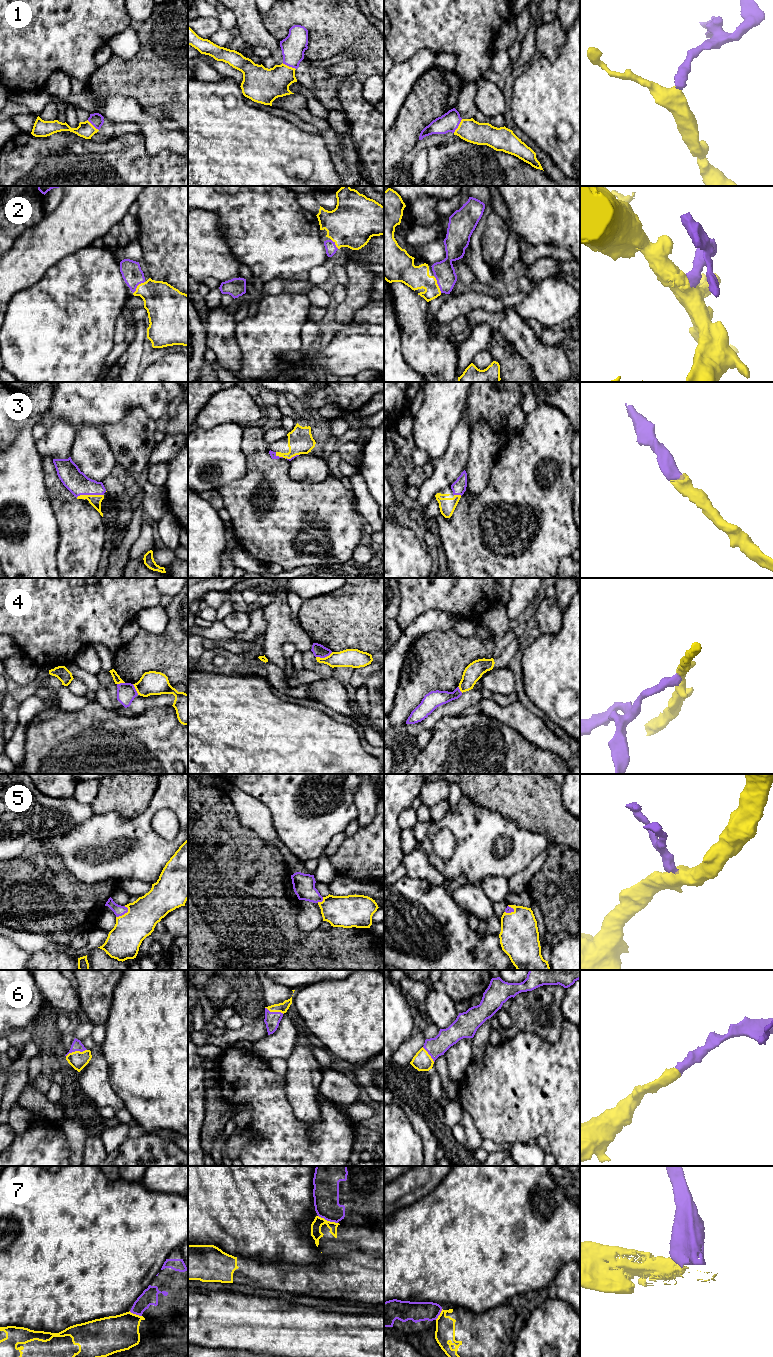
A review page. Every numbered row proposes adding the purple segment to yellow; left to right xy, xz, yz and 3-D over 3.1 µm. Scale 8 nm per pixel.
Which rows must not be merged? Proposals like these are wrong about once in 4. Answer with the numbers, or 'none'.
4, 7

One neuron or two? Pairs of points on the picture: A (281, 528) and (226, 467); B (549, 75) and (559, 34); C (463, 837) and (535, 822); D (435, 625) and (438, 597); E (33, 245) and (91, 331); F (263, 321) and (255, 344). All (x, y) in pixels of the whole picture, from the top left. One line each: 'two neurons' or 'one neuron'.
A: two neurons
B: two neurons
C: two neurons
D: two neurons
E: two neurons
F: one neuron

